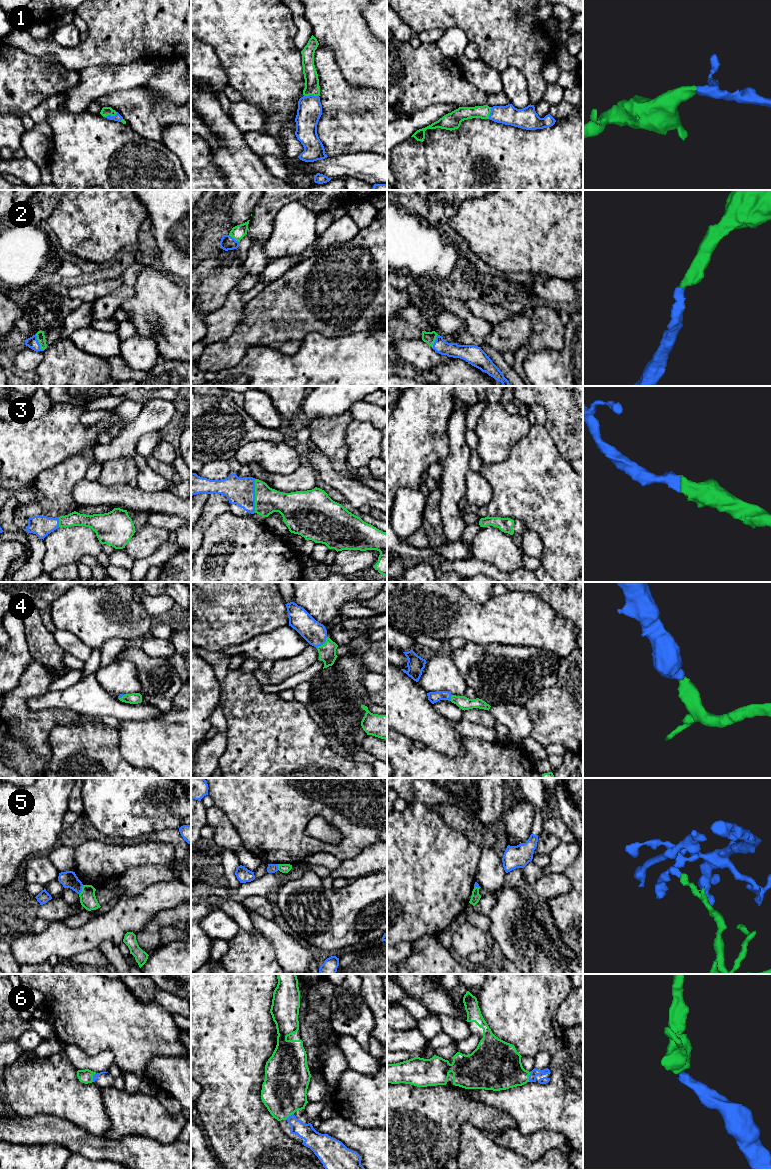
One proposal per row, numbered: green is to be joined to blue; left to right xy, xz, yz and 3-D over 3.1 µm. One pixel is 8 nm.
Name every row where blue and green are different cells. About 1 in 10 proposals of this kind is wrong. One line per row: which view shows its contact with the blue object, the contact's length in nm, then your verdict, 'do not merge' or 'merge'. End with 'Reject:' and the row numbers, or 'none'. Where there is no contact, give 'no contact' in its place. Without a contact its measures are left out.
1: meets blue in xz; contact 120 nm long; merge
2: meets blue in xy; contact 150 nm long; merge
3: meets blue in xz; contact 280 nm long; merge
4: meets blue in xz; contact 130 nm long; merge
5: meets blue in xy; contact 90 nm long; do not merge
6: meets blue in yz; contact 80 nm long; merge
Reject: 5

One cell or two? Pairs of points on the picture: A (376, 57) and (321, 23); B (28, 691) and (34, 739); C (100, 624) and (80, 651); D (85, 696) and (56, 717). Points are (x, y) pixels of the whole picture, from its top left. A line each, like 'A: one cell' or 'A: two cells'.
A: one cell
B: one cell
C: two cells
D: two cells

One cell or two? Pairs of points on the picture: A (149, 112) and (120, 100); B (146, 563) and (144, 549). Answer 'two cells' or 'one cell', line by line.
A: one cell
B: two cells

